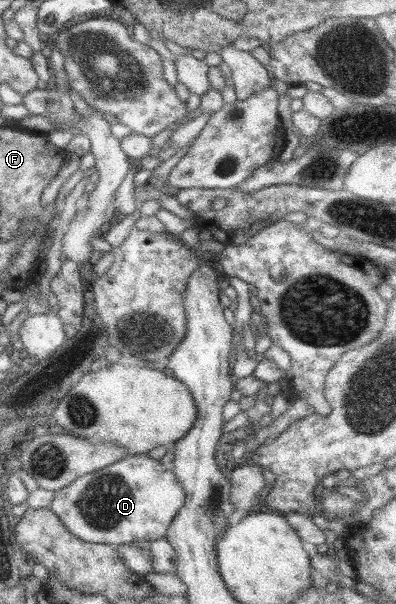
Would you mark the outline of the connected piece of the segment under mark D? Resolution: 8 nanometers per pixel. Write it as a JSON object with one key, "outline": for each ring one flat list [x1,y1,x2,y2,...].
{"outline":[[144,454,137,455,126,455,120,460,115,461,111,465,104,467,103,469,97,469,93,473,87,473,71,481,69,485,63,486,61,489,52,492,52,498,47,509,52,511,57,517,58,520,63,524,63,527,80,539,85,541,85,543,104,543,105,545,110,545,116,547,118,545,131,544,132,541,153,541,154,539,159,539,165,536,166,529,168,525,172,522,172,519,175,517,175,514,181,509,184,500,184,489,177,483,170,467,164,466,159,462,159,459,147,458]]}

